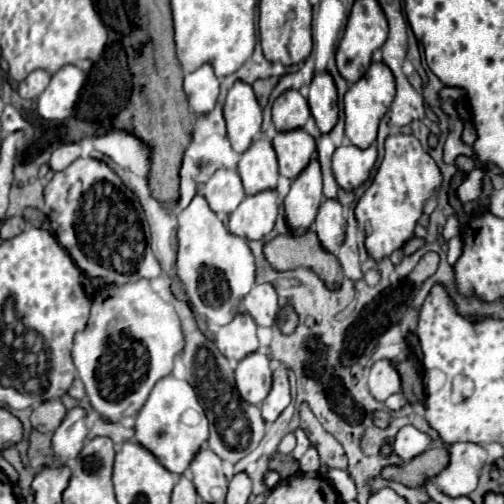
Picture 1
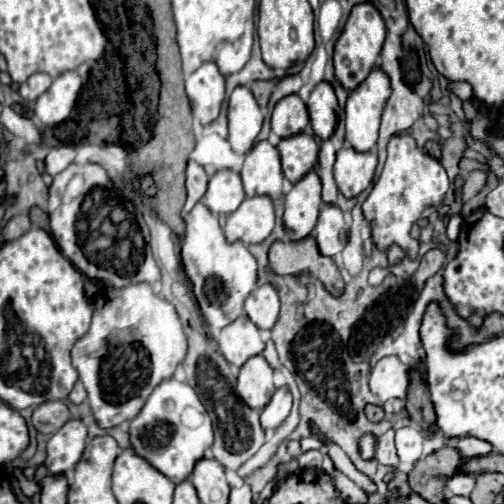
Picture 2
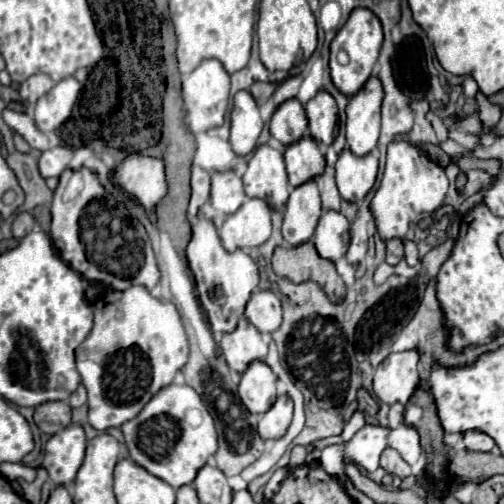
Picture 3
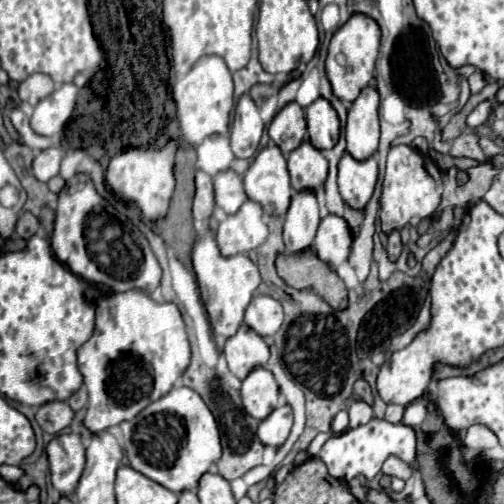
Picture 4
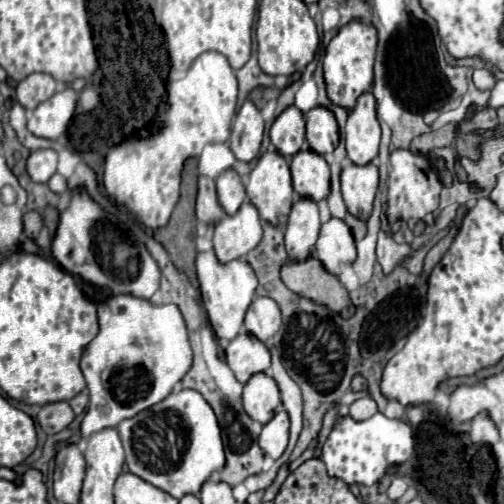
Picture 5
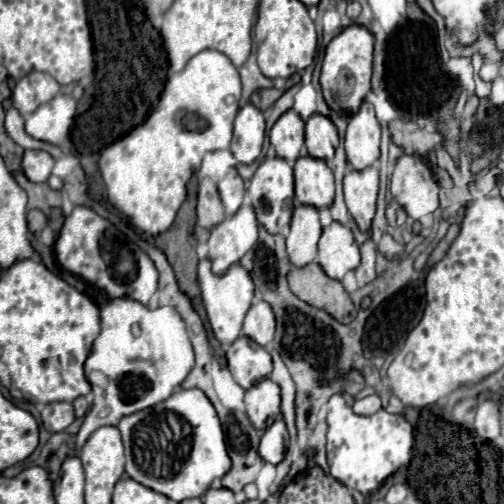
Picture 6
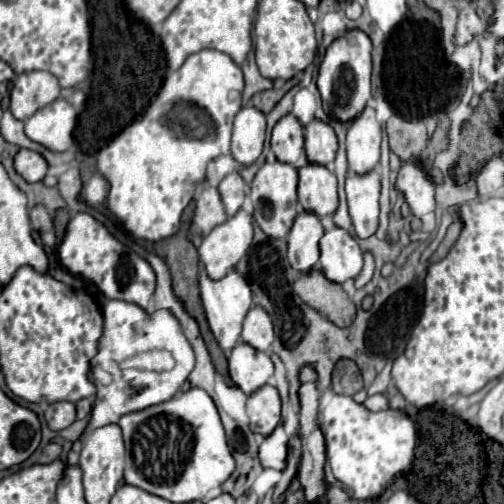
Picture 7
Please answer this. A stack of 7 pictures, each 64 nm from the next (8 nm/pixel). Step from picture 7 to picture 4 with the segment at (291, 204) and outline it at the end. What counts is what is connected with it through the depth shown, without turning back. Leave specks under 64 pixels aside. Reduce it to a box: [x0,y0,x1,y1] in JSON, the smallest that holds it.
[244,146,292,216]

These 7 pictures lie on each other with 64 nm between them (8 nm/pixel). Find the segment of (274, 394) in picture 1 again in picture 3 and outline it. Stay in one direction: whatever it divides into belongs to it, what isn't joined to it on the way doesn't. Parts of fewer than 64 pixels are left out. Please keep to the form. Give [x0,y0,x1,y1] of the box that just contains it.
[260,396,292,438]

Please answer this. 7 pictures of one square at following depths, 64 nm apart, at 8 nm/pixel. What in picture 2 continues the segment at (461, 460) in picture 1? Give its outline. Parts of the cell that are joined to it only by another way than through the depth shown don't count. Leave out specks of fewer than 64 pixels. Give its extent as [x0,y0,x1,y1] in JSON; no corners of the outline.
[446,436,492,496]

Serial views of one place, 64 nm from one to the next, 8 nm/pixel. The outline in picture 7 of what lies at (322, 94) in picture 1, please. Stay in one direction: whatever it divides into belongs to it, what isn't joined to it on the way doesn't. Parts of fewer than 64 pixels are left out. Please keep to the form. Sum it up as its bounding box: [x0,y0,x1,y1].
[304,120,338,166]

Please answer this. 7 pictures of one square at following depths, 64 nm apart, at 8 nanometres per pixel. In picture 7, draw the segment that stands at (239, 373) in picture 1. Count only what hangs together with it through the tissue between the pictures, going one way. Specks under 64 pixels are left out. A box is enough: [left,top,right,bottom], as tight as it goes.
[246,384,280,436]

